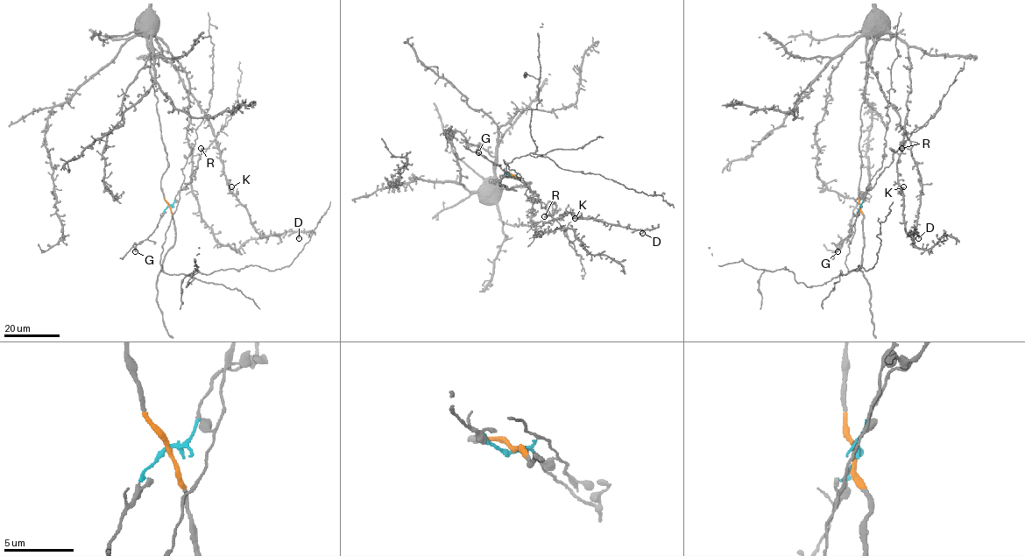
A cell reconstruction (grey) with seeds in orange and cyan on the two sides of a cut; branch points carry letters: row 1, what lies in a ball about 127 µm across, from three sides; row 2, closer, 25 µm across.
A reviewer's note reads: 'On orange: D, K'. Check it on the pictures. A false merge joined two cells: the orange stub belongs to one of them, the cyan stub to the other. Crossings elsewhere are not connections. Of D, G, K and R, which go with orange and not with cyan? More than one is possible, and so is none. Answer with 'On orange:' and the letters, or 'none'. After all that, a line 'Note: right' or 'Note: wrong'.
On orange: D, K
Note: right

